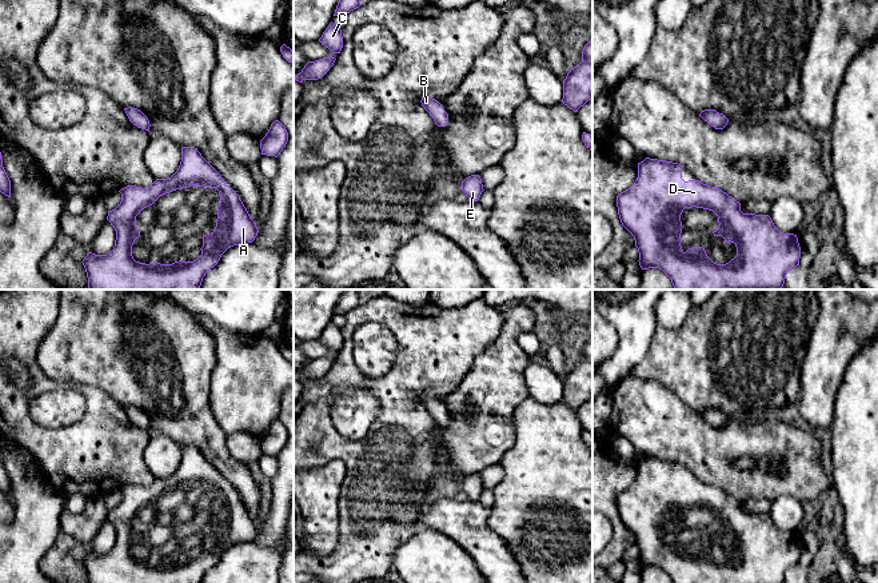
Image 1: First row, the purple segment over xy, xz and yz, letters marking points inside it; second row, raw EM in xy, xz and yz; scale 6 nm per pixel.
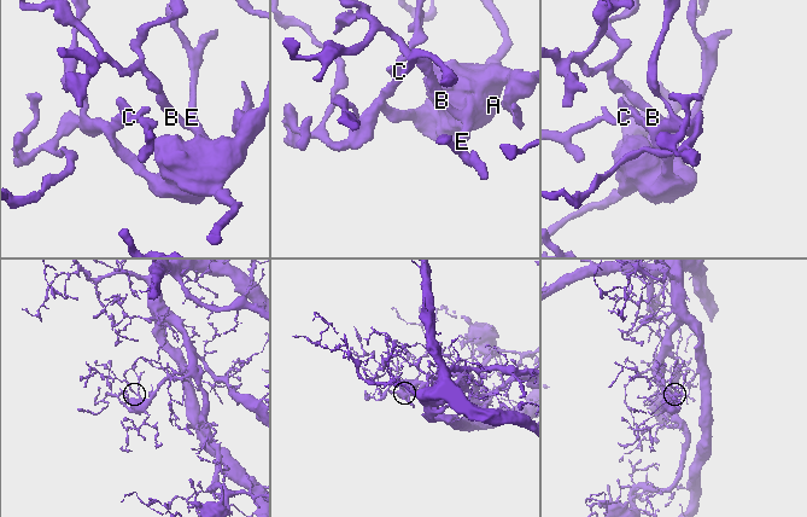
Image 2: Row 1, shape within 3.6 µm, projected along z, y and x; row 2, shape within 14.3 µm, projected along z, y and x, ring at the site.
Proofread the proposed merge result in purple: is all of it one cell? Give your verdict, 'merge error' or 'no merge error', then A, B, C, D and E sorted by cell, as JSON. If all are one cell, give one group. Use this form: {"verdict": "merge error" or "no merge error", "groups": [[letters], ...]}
{"verdict": "no merge error", "groups": [["A", "B", "C", "D", "E"]]}

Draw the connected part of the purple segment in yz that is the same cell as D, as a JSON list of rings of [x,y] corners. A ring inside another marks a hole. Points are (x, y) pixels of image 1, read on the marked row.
[[[646,157],[638,163],[638,177],[634,184],[616,196],[618,215],[622,225],[634,236],[639,252],[642,269],[659,268],[670,279],[674,289],[782,289],[789,271],[799,265],[801,247],[794,233],[781,232],[769,215],[743,213],[741,203],[719,188],[703,184],[699,180],[685,181],[682,165],[673,161]],[[685,208],[703,208],[718,216],[718,229],[714,236],[722,236],[737,247],[737,256],[726,264],[714,263],[706,253],[705,247],[682,249],[682,221]]]

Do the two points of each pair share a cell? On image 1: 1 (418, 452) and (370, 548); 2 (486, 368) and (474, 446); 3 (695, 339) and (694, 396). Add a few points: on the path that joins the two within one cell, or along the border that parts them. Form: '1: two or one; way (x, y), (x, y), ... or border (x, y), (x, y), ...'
1: one; way (394, 476), (368, 502), (368, 524)
2: one; way (486, 387), (479, 427)
3: one; way (695, 354), (694, 382)

